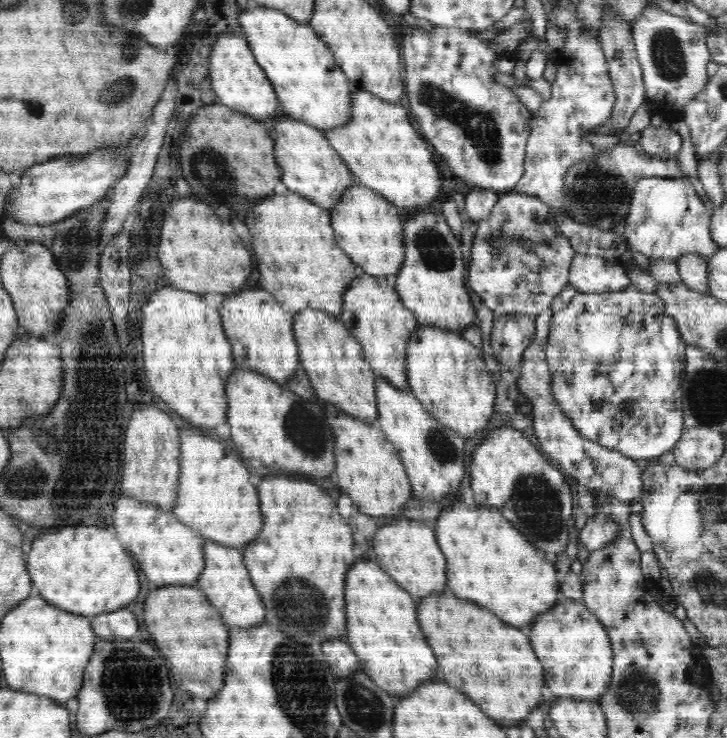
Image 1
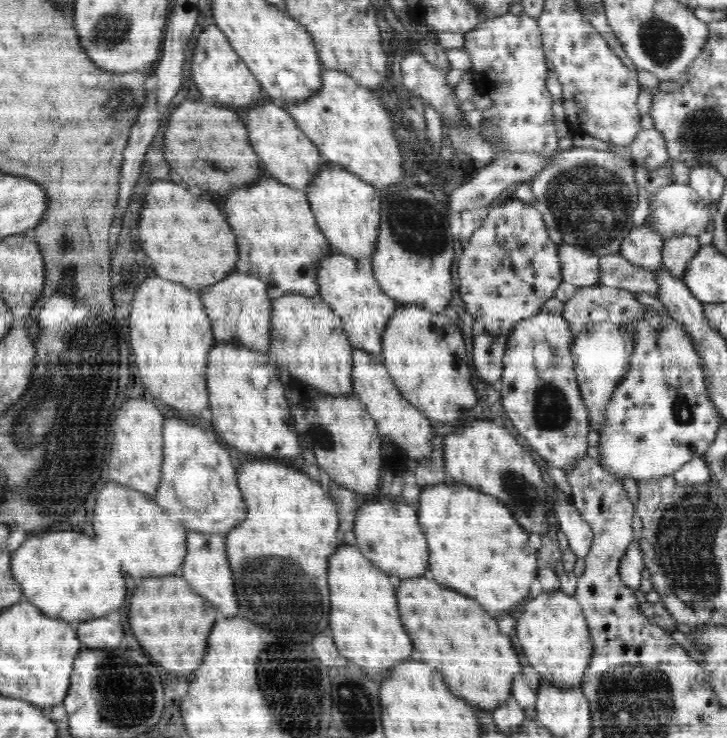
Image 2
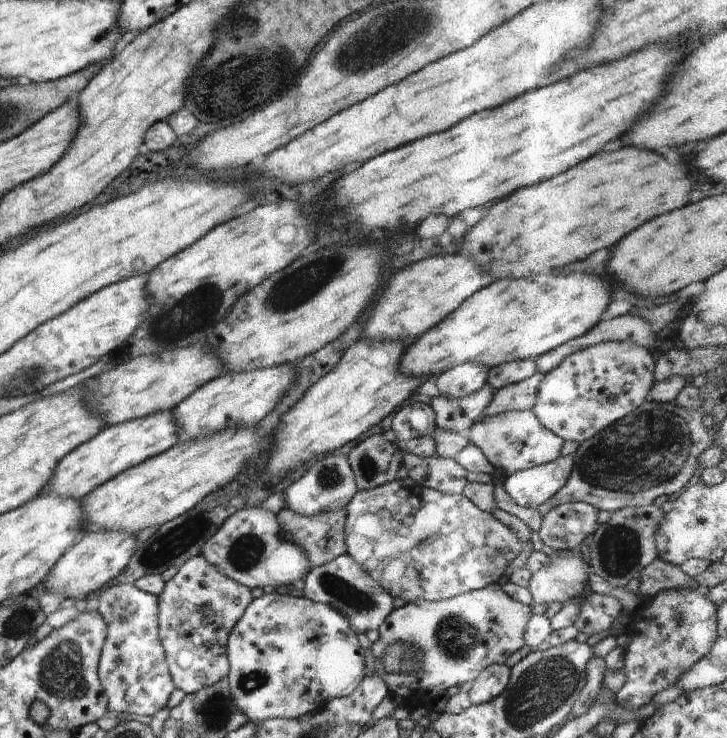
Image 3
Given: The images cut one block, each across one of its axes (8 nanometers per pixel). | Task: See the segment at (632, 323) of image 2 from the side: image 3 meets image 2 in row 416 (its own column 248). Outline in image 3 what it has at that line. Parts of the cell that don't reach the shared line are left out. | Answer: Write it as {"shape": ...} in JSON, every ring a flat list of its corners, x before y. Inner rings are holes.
{"shape":[[202,554,186,561,171,580,165,582,162,594,158,597,159,637,176,689,184,691,185,694,198,692,228,676,228,637,254,599,251,589,224,576]]}

